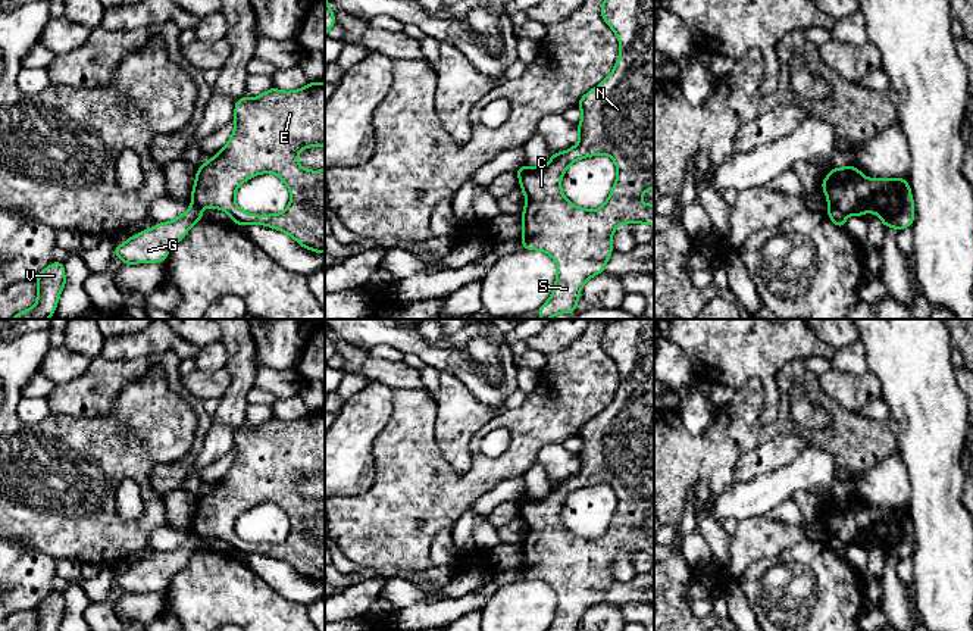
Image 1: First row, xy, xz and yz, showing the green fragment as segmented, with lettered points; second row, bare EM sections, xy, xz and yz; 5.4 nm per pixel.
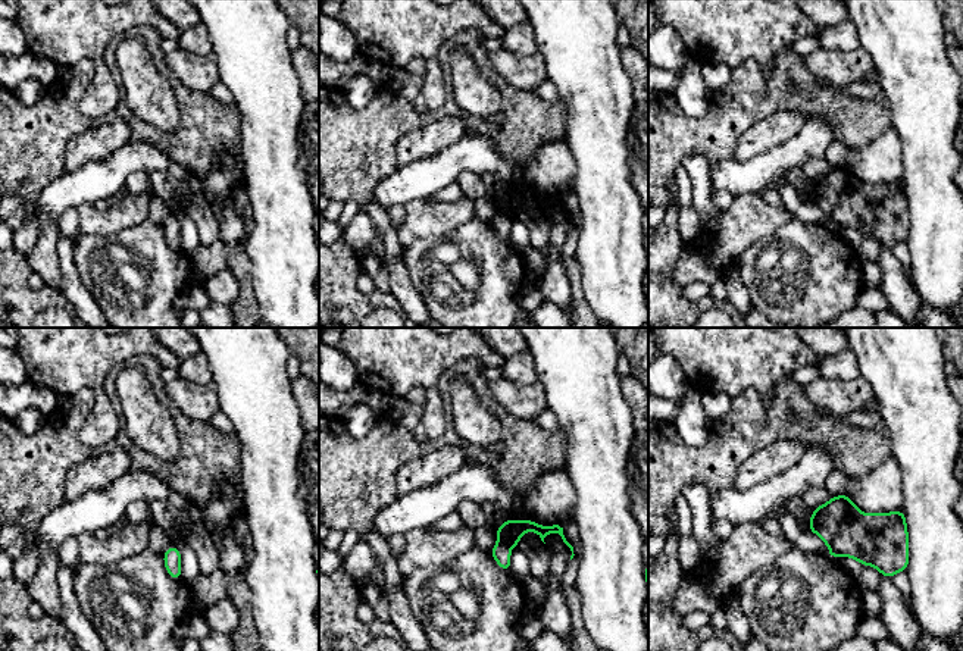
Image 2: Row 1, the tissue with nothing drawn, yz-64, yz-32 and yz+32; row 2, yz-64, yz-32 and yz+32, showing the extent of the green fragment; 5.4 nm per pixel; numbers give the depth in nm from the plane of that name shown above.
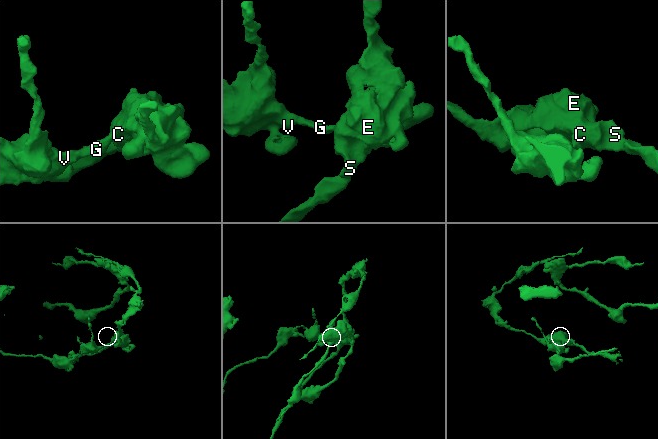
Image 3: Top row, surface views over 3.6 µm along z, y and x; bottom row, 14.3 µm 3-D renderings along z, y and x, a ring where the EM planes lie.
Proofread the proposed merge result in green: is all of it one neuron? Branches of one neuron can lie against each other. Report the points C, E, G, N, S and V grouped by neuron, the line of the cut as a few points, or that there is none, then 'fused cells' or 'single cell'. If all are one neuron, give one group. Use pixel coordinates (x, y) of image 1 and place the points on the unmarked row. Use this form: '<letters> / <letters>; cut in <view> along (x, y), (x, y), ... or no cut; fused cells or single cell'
C E N S / G V; cut in yz along (829, 534), (835, 536), (845, 546); fused cells

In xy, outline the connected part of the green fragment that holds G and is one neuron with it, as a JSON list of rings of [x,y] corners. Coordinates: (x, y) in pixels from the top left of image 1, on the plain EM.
[[[191,534],[188,540],[179,544],[176,549],[170,552],[160,552],[153,557],[144,559],[143,562],[129,566],[123,574],[115,577],[113,584],[121,587],[123,590],[123,594],[154,593],[154,591],[163,593],[172,575],[185,568],[190,557],[201,549],[204,549],[201,537]]]

